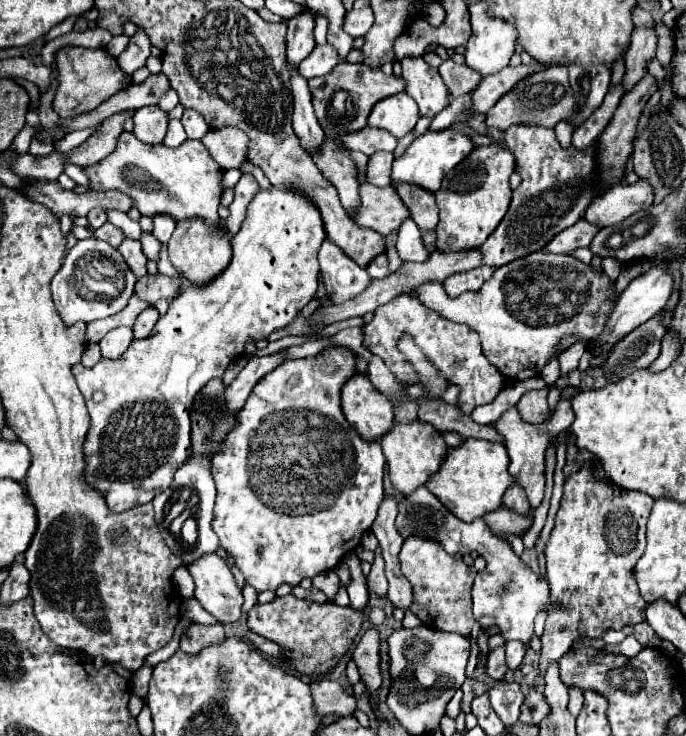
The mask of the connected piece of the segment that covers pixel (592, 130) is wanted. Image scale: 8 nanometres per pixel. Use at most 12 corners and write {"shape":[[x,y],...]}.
{"shape":[[623,84],[609,86],[601,106],[573,132],[577,150],[591,146],[619,106]]}

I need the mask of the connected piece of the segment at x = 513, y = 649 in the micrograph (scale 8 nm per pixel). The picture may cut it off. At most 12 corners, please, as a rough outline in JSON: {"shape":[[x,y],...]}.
{"shape":[[507,642],[507,668],[517,670],[523,662],[525,646]]}

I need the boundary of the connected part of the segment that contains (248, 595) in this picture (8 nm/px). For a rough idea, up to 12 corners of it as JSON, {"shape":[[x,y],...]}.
{"shape":[[249,584],[243,588],[243,616],[257,602],[257,592]]}

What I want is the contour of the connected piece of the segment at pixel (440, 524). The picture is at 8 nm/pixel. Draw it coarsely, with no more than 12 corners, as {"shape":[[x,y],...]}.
{"shape":[[425,486],[399,502],[403,538],[449,554],[479,552],[473,615],[529,646],[533,620],[551,610],[535,576],[481,518],[461,522]]}

